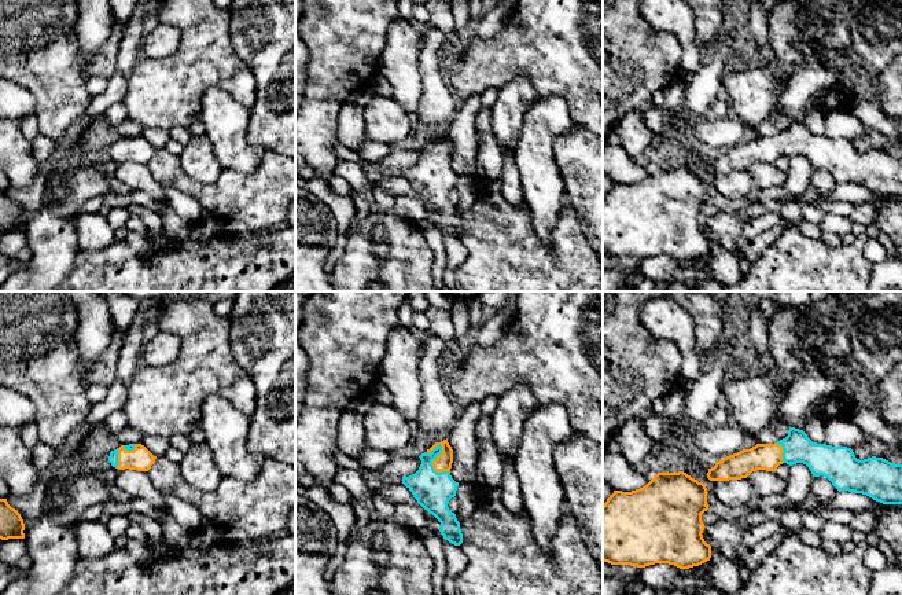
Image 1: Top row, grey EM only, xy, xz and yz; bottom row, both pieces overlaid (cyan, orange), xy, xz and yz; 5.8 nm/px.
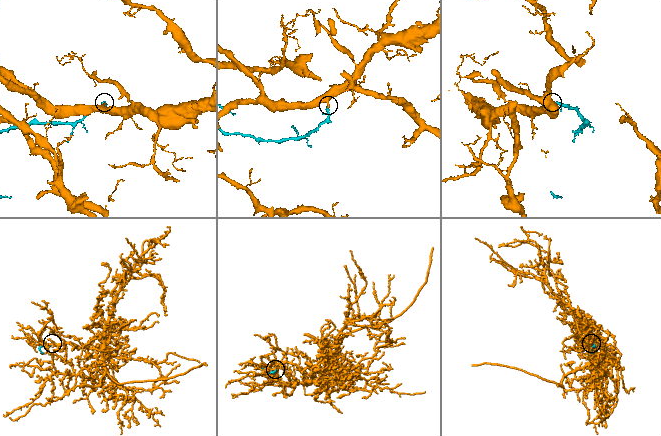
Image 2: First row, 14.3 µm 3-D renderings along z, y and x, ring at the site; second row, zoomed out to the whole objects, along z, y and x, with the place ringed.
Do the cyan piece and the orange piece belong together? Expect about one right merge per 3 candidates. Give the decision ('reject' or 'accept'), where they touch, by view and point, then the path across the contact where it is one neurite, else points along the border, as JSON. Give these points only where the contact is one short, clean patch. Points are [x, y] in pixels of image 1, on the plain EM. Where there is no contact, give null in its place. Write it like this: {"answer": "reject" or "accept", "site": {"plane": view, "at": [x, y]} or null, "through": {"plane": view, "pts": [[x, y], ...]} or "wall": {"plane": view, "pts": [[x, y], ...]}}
{"answer": "accept", "site": {"plane": "xz", "at": [431, 155]}, "through": {"plane": "xz", "pts": [[433, 183], [431, 155], [444, 154]]}}

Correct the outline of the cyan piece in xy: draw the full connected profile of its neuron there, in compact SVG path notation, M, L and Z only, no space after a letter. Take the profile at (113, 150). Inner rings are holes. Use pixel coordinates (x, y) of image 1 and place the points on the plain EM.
M141 136L121 137L110 144L108 154L118 162L137 162L148 164L154 157L157 148L154 148Z

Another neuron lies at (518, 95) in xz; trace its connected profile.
M520 76L498 89L490 109L492 131L501 148L513 150L519 142L526 110L538 99L533 82Z

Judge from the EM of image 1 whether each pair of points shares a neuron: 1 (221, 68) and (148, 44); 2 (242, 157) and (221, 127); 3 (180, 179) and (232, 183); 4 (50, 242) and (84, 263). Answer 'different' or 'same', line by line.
1: different
2: same
3: same
4: different

